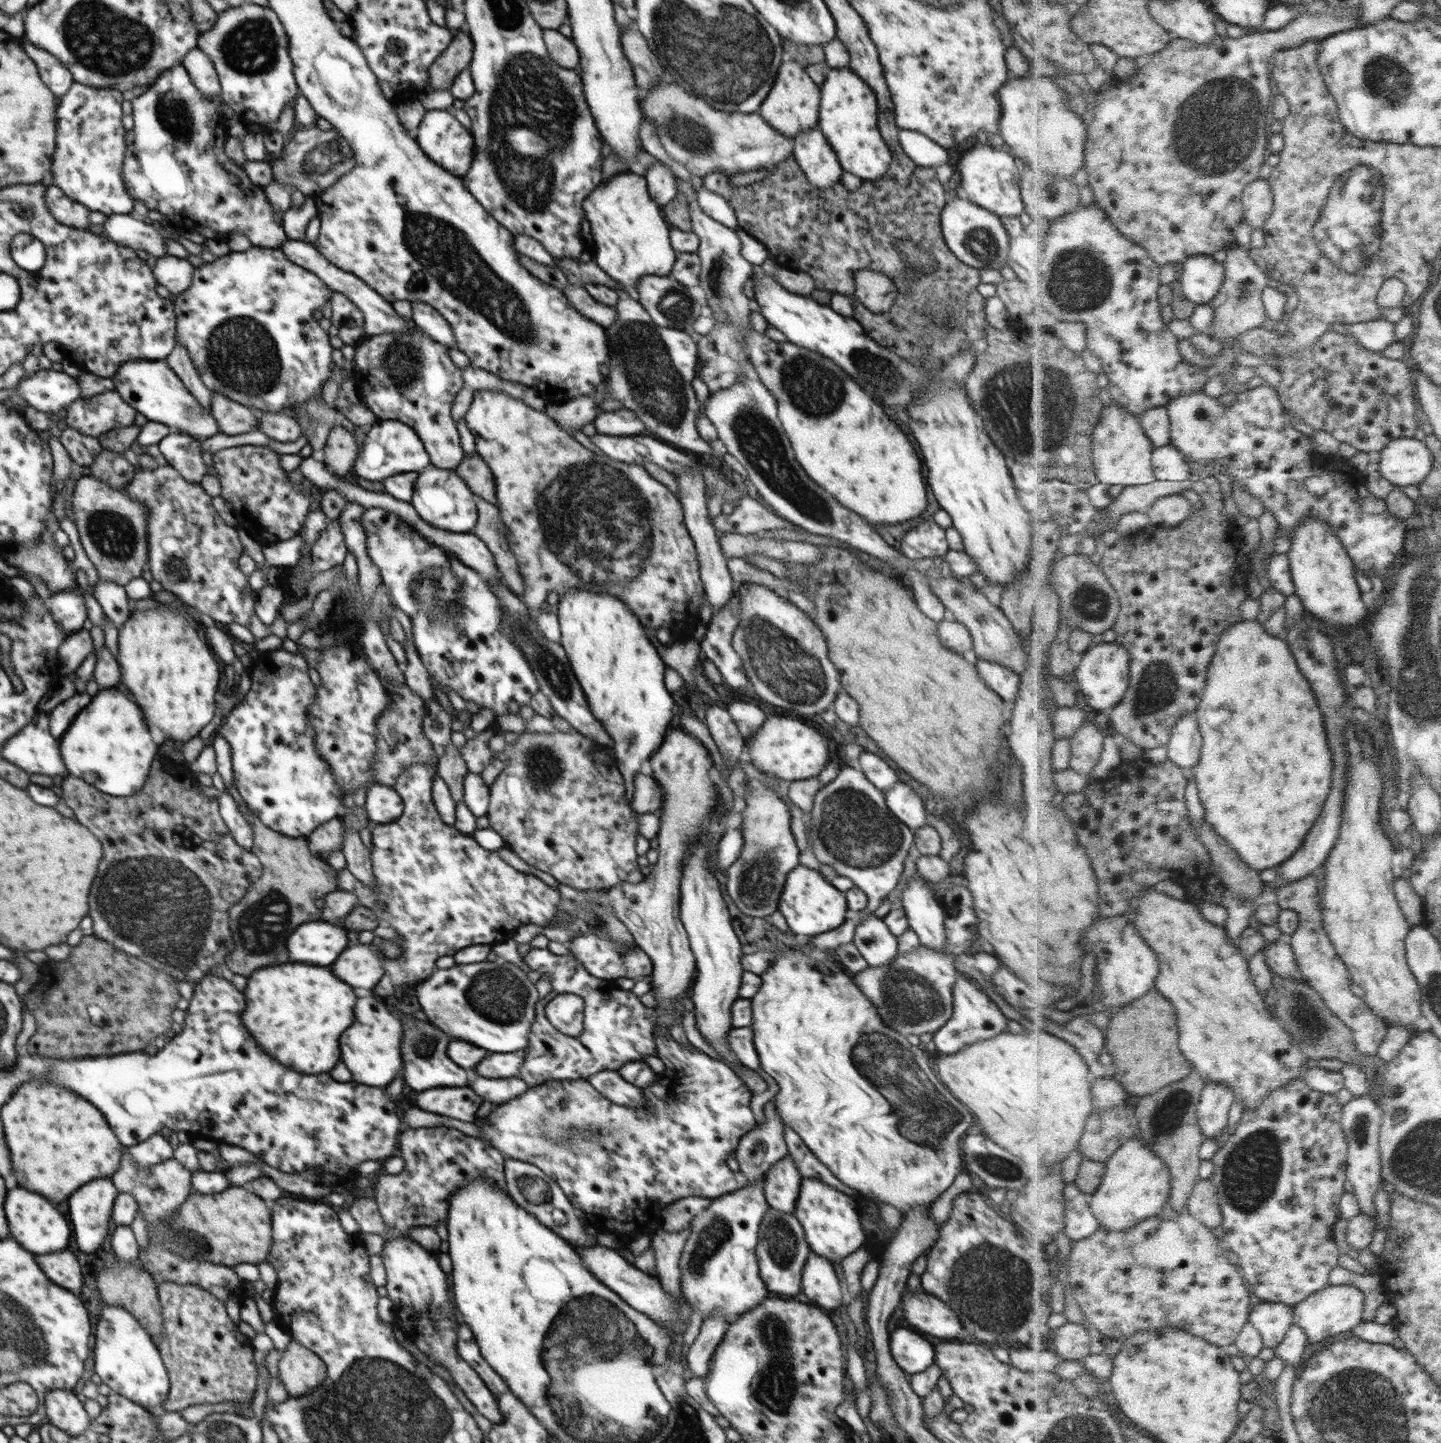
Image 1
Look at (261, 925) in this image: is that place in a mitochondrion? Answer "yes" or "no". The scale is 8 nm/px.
yes

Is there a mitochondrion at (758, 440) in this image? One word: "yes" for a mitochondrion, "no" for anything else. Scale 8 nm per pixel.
yes

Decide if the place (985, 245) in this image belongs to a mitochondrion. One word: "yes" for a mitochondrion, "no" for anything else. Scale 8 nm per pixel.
yes

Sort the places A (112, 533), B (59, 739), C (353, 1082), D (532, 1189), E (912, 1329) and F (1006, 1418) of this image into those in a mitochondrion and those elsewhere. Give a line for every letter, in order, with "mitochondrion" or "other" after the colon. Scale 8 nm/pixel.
A: mitochondrion
B: other
C: other
D: mitochondrion
E: other
F: other

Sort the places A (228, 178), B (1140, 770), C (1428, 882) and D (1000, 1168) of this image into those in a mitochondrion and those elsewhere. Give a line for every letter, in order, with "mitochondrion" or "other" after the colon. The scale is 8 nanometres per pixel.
A: other
B: other
C: other
D: mitochondrion

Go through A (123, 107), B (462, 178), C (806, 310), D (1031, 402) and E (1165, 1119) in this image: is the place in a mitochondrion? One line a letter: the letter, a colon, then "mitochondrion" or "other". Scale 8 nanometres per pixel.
A: other
B: other
C: other
D: mitochondrion
E: mitochondrion

